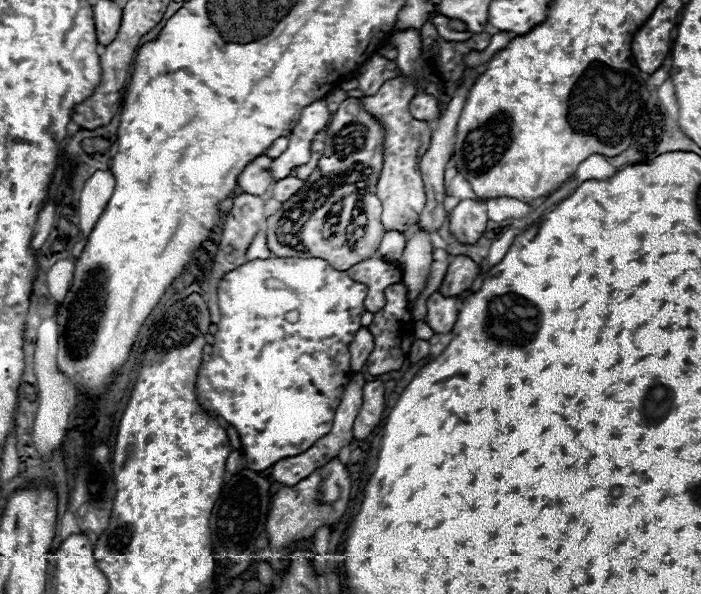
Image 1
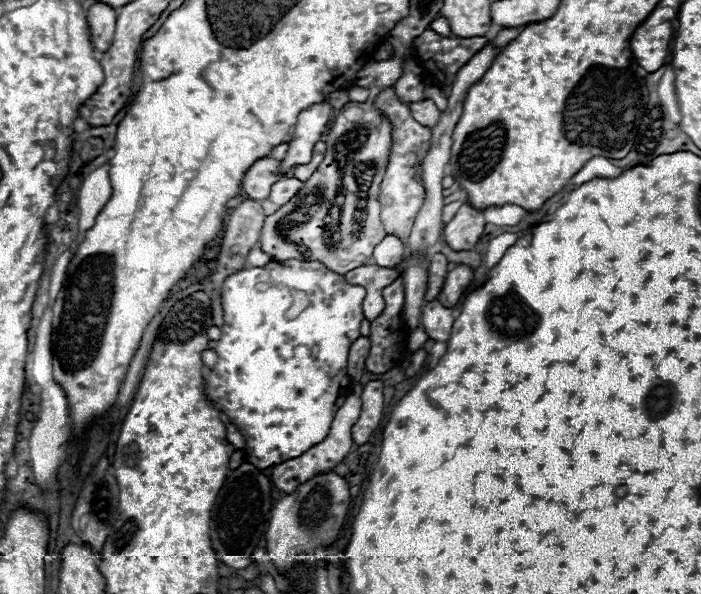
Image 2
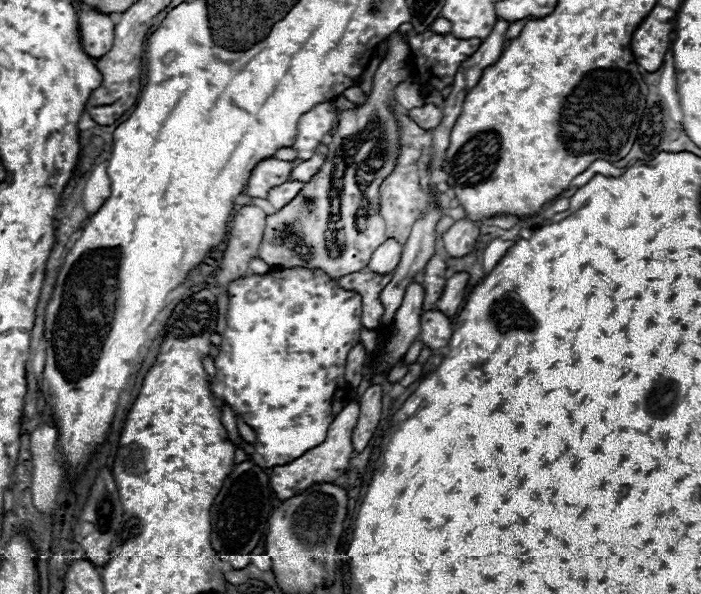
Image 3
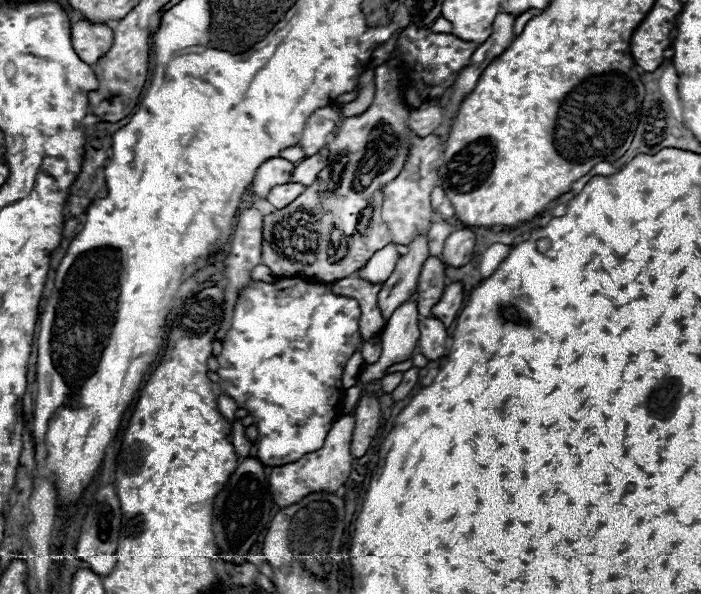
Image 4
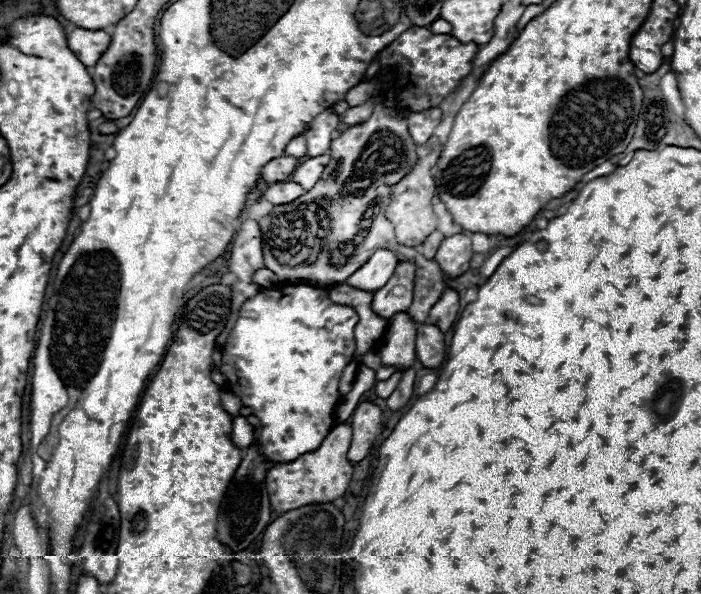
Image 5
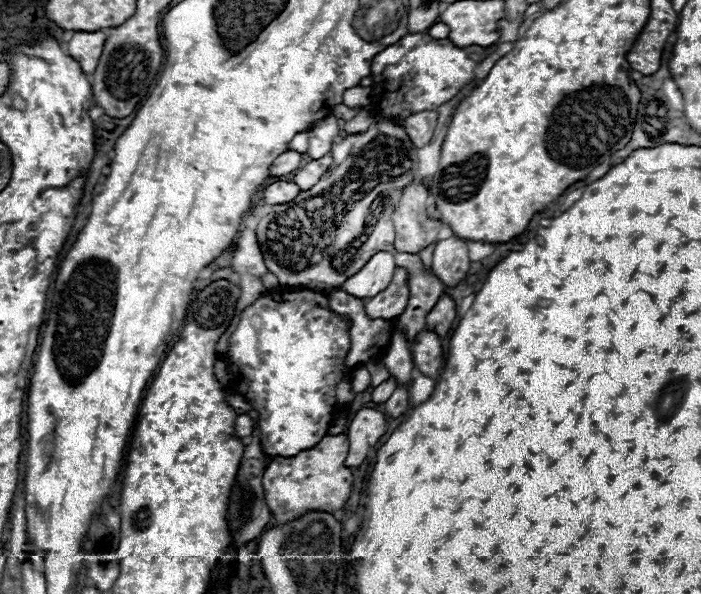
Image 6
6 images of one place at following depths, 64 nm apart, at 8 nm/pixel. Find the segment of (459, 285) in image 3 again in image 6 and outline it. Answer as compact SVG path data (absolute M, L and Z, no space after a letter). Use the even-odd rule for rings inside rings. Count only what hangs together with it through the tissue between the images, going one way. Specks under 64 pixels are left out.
M442 296L436 306L432 308L432 312L428 312L426 316L426 328L430 332L436 332L438 338L444 338L452 326L456 318L456 306L454 300L450 296Z

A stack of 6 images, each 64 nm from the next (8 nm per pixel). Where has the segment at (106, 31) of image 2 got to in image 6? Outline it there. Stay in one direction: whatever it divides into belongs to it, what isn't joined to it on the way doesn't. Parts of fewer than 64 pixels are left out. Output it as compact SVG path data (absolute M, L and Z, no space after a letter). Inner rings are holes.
M74 32L68 42L68 54L80 64L84 74L92 74L104 48L104 32Z

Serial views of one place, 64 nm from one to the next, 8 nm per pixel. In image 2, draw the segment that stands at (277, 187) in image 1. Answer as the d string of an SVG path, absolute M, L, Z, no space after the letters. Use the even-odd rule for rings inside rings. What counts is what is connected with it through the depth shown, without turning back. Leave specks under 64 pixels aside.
M288 176L288 178L282 178L280 182L276 182L270 190L270 196L268 200L278 204L278 206L284 206L292 196L296 196L296 192L304 186L304 182L296 180L294 176Z

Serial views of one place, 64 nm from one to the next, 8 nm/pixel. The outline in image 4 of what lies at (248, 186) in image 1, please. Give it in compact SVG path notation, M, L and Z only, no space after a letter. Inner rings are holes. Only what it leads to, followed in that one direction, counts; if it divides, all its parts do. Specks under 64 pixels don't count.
M272 158L272 160L266 160L258 170L256 170L256 176L252 180L252 186L250 190L256 194L256 196L266 196L270 192L270 188L274 188L276 184L286 184L290 180L290 174L292 170L296 168L294 162L290 160L284 160L284 158Z

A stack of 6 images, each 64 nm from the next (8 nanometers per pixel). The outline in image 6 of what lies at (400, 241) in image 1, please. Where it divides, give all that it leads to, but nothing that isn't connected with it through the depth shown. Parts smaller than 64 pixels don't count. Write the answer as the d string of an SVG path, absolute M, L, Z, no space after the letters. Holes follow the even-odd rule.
M378 252L360 272L356 272L356 276L350 276L340 290L360 300L370 300L390 284L394 270L394 256L390 252Z

